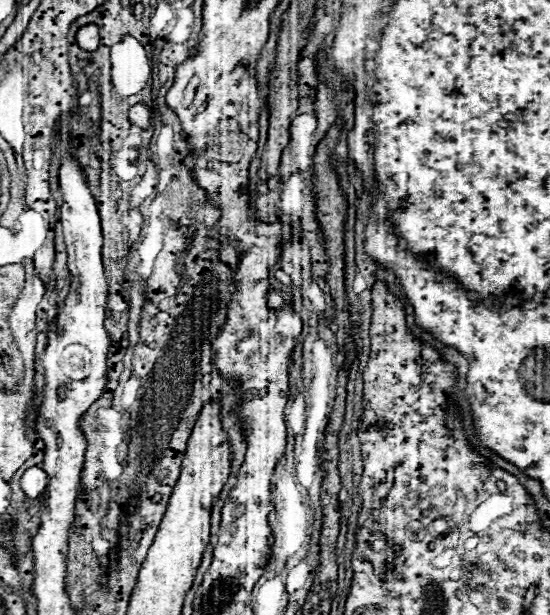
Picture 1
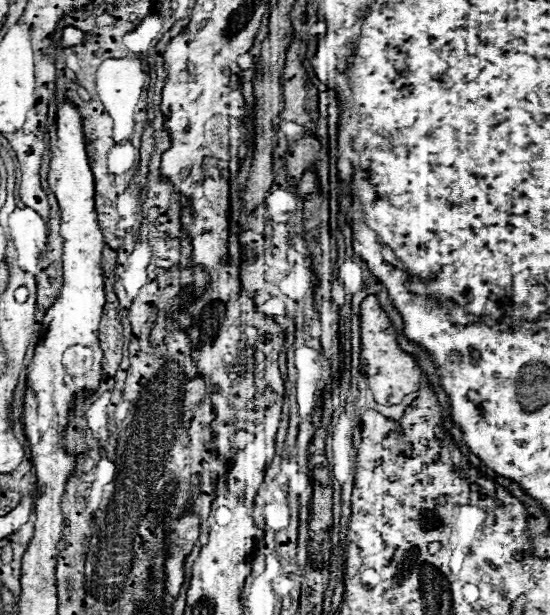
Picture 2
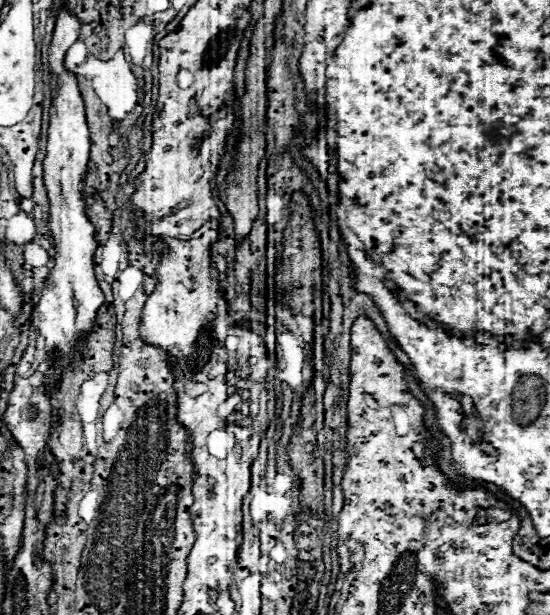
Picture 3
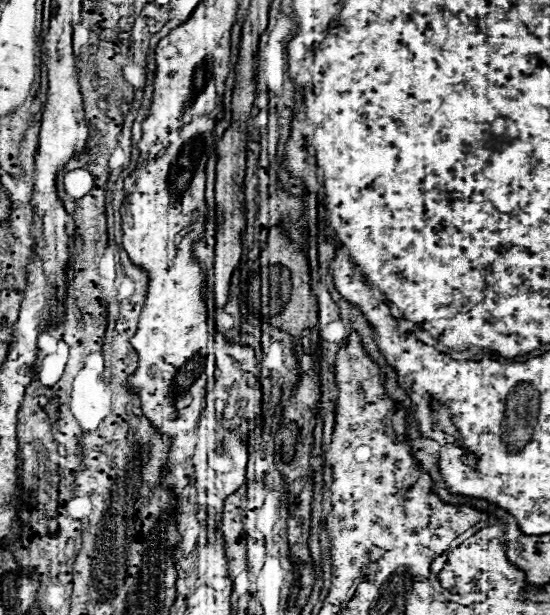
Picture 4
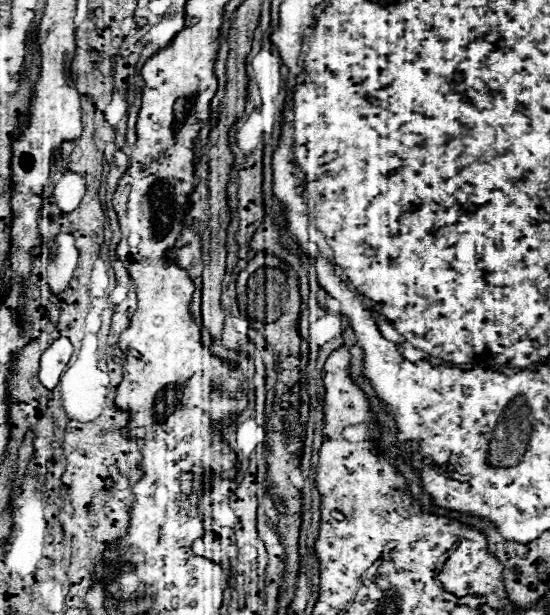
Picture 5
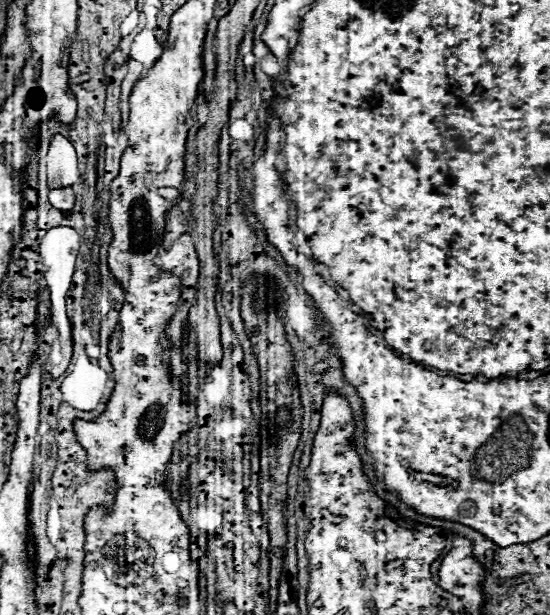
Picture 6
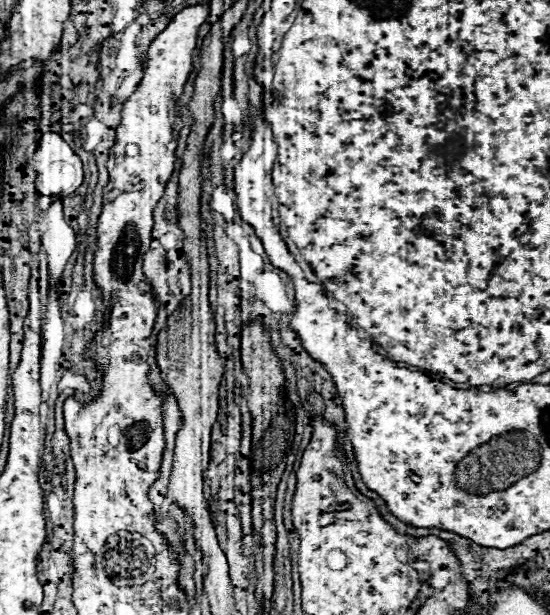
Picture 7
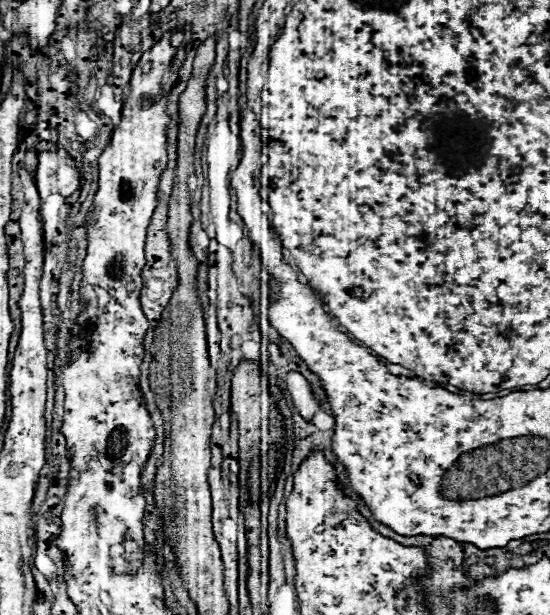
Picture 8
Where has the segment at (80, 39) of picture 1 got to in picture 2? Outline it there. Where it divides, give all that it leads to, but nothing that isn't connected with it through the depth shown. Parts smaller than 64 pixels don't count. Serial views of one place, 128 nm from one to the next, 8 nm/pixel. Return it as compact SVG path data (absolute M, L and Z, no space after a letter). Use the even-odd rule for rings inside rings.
M64 28L64 34L62 34L62 46L64 48L70 48L70 46L76 46L76 44L82 44L86 40L86 34L78 28Z

